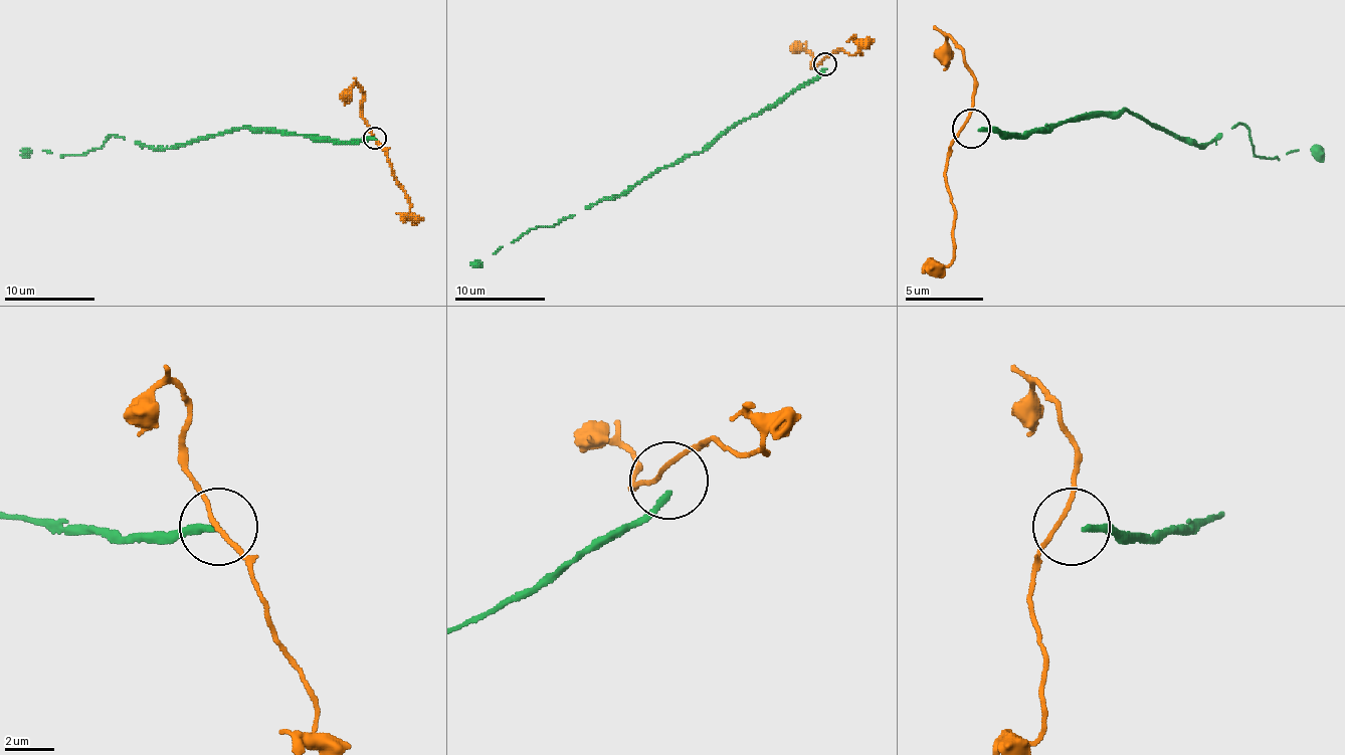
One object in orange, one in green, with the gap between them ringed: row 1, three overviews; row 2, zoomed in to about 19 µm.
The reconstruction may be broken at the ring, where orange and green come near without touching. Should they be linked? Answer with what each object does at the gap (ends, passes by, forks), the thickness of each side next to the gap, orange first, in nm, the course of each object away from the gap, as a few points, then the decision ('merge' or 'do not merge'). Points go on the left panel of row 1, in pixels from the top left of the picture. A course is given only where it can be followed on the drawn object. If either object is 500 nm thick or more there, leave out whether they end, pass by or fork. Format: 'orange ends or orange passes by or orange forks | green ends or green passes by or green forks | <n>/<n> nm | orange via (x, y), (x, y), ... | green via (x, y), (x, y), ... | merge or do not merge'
orange passes by | green ends | 180/240 nm | orange via (374, 137), (410, 204), (407, 218), (396, 213) | green via (374, 139), (315, 141), (234, 128), (171, 148), (111, 135), (78, 155), (20, 155) | do not merge

